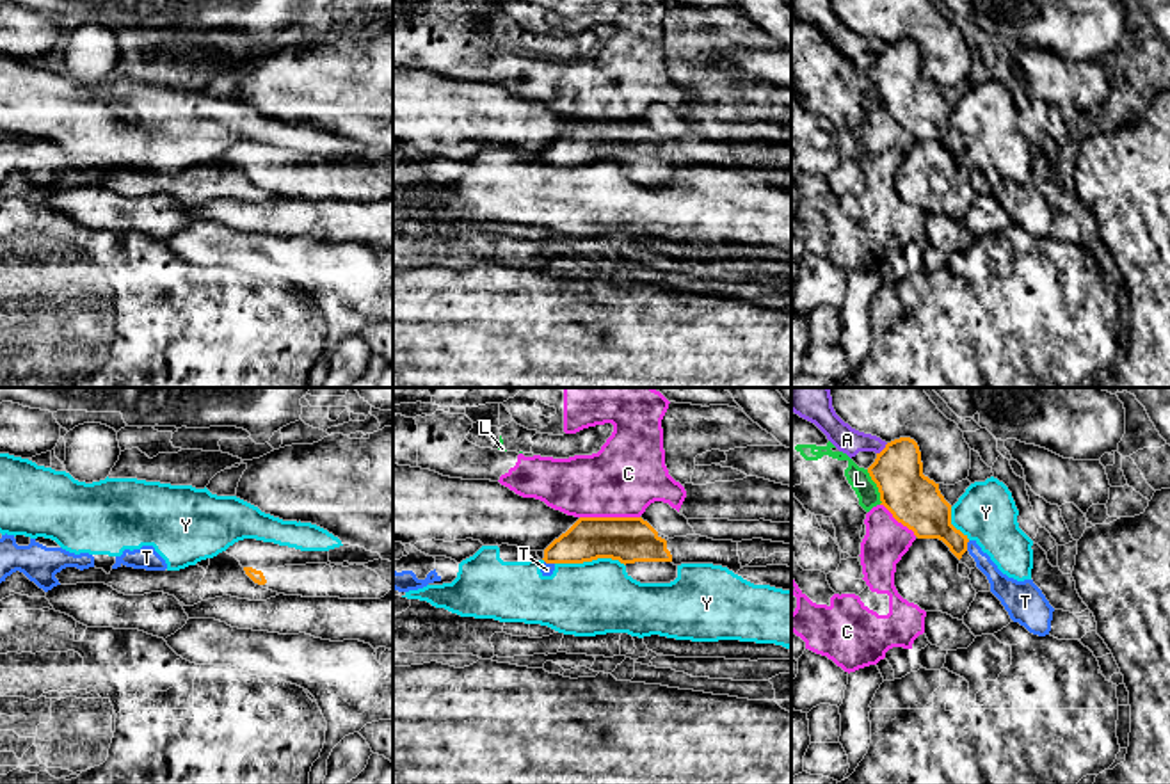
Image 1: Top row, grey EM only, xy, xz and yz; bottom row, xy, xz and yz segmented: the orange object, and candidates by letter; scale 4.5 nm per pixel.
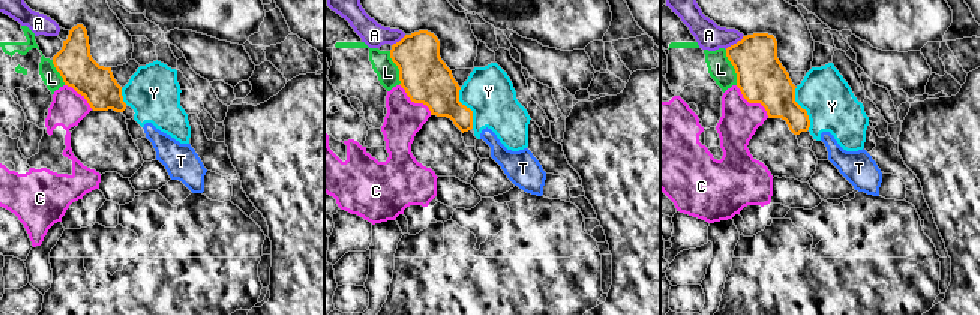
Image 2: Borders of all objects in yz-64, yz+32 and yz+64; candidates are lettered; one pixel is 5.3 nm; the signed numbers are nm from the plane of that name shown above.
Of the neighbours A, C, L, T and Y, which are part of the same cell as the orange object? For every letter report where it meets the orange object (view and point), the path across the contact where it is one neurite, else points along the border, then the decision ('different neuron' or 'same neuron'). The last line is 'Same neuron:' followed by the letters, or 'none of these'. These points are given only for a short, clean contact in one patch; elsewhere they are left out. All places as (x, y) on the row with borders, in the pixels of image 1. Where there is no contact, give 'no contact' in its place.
A: yz (884, 448) | different neuron
C: xz (610, 518) | different neuron
L: yz (877, 486) | different neuron
T: yz (966, 546) | along yz (969, 541), (966, 550) | different neuron
Y: xz (591, 560) | different neuron
Same neuron: none of these

